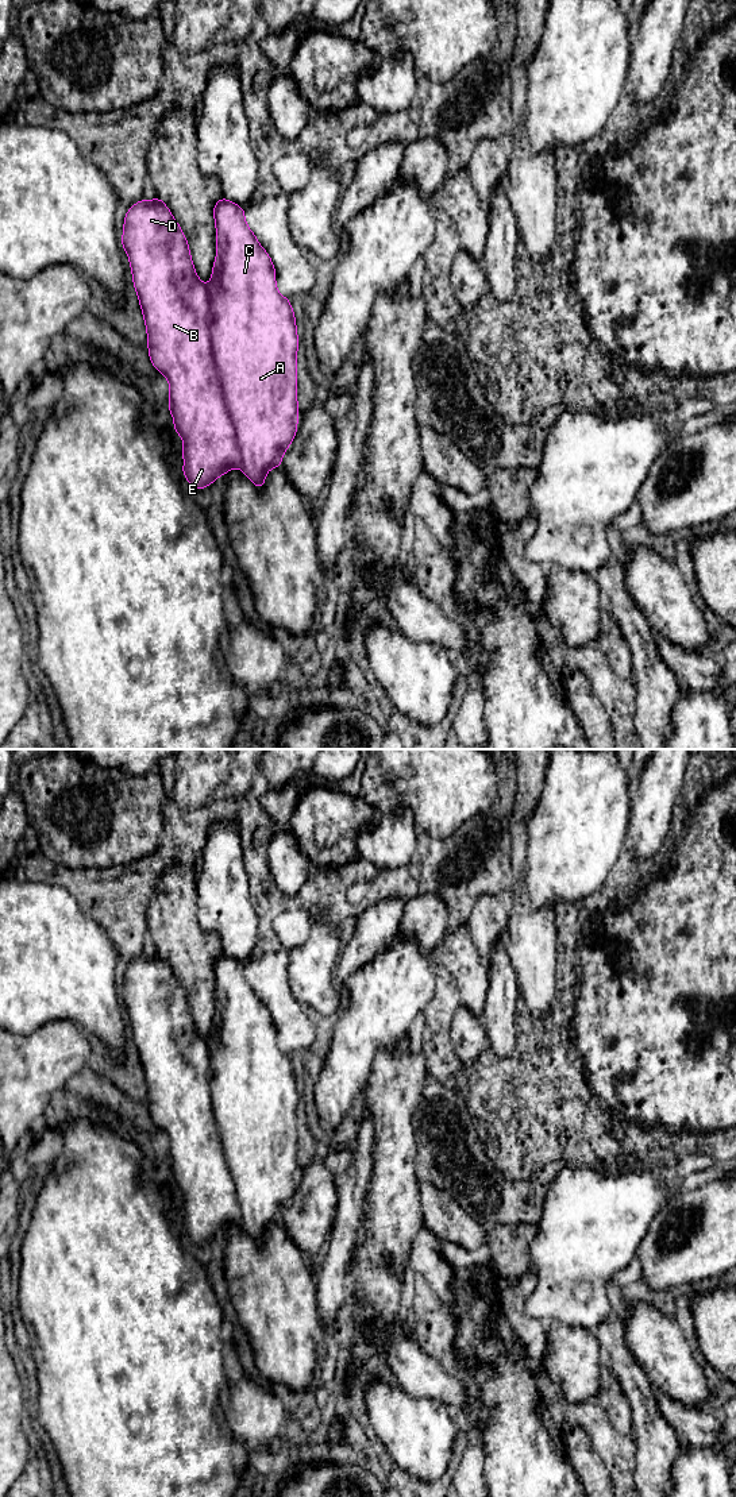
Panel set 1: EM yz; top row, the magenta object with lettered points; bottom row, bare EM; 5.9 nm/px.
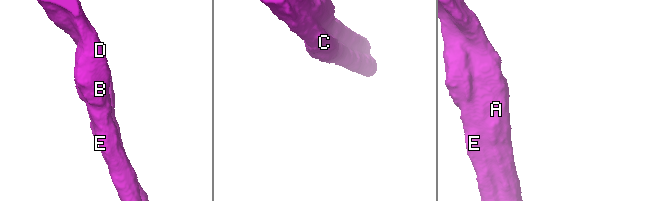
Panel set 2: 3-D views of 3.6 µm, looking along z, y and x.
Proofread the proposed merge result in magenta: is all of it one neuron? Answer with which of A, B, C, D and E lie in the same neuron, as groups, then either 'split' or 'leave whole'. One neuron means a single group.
A B C D E; leave whole

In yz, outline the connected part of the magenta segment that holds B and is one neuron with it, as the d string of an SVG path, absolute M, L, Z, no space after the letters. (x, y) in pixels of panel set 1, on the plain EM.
M157 952L153 957L140 956L132 961L124 972L122 1002L127 1007L130 1022L132 1026L132 1037L136 1045L139 1060L143 1068L144 1080L149 1095L149 1111L154 1124L163 1130L169 1139L169 1161L170 1169L174 1174L174 1188L182 1192L184 1204L184 1230L194 1246L201 1246L209 1242L215 1235L228 1226L240 1223L242 1228L261 1246L265 1241L266 1230L273 1223L282 1220L282 1209L293 1197L297 1187L298 1161L297 1161L297 1103L298 1093L296 1085L296 1074L289 1054L282 1053L275 1042L275 1026L269 1010L262 1004L255 991L246 980L244 965L223 952L213 962L213 972L216 980L216 1002L217 1010L213 1019L212 1035L205 1042L199 1035L189 1008L189 1002L178 979L170 969L169 964Z

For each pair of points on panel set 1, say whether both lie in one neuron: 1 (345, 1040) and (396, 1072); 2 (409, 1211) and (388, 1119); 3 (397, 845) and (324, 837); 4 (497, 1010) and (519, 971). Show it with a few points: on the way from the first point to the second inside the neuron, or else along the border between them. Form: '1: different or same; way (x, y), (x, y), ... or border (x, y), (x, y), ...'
1: different; border (403, 1041), (377, 1054), (365, 1088)
2: same; way (395, 1188), (395, 1142)
3: different; border (376, 825), (358, 834), (355, 853)
4: same; way (501, 1000), (505, 984), (509, 980)

